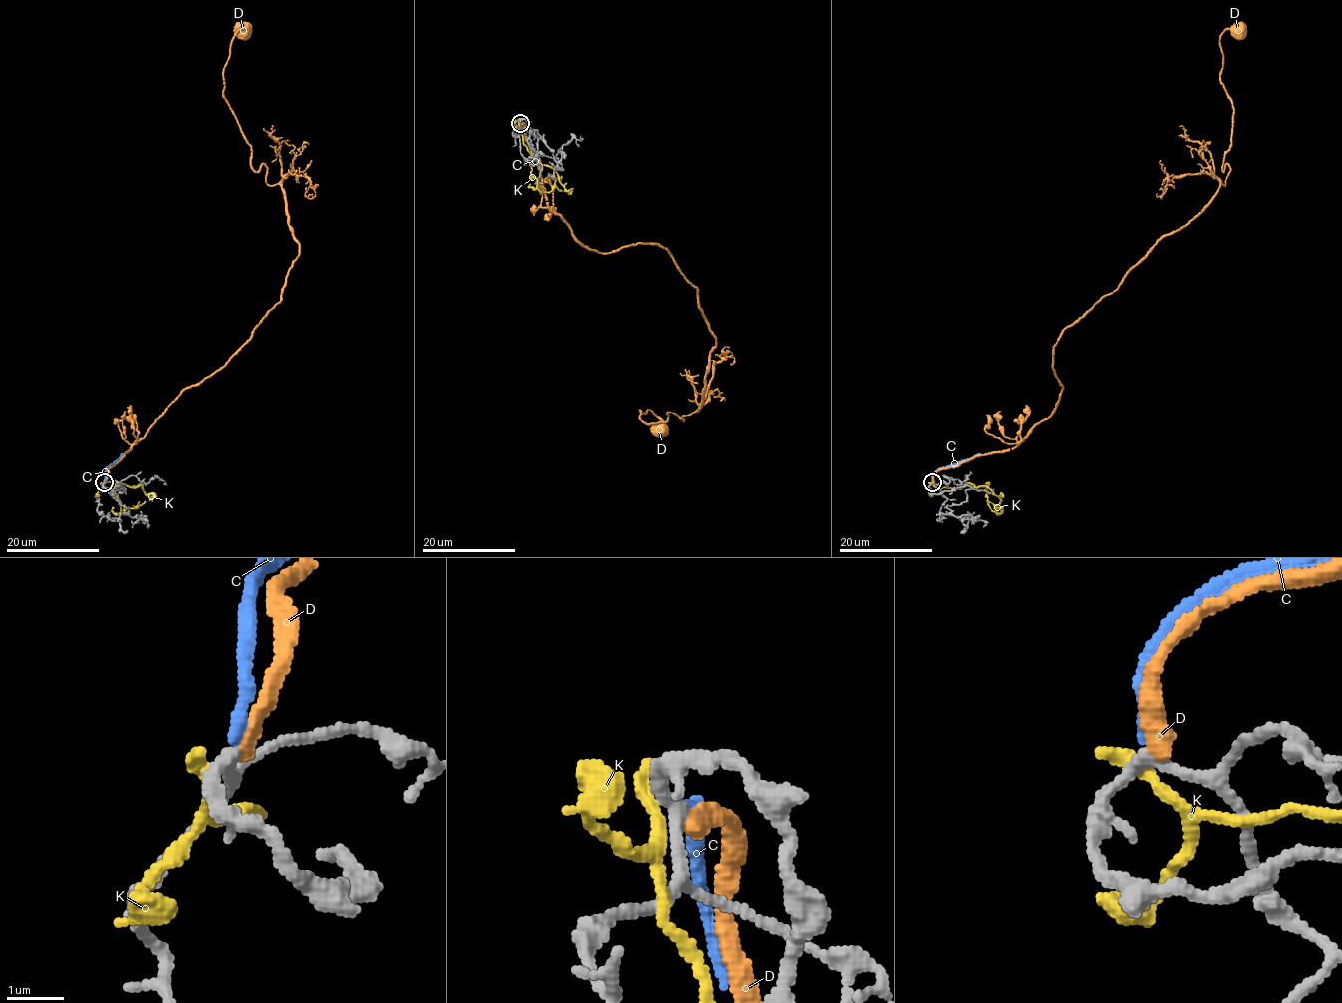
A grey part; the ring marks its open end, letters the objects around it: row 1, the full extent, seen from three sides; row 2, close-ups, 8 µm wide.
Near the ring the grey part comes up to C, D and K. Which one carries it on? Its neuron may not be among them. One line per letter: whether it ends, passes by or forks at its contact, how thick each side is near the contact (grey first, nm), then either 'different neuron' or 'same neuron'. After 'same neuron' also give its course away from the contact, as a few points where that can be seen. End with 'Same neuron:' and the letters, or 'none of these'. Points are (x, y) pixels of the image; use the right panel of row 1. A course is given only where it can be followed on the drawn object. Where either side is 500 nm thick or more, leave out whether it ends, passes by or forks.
C: it ends | 220/200 nm | same neuron | via (933, 482), (932, 475), (938, 470), (980, 453)
D: it ends | 240/320 nm | different neuron
K: it ends | 240/280 nm | different neuron
Same neuron: C

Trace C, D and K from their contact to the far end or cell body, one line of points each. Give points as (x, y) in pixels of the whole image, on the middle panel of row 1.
C: (521, 124), (539, 170)
D: (521, 124), (584, 246), (658, 244), (697, 289), (704, 399), (683, 420), (640, 410), (662, 430)
K: (518, 121), (523, 145), (530, 156), (531, 176), (536, 178), (538, 190), (545, 192), (557, 188), (561, 191)

